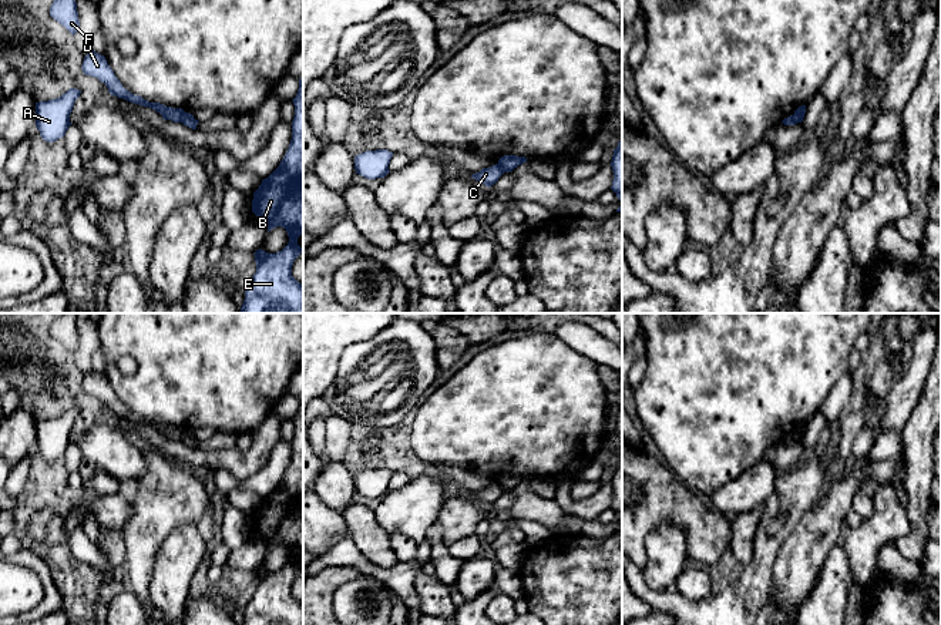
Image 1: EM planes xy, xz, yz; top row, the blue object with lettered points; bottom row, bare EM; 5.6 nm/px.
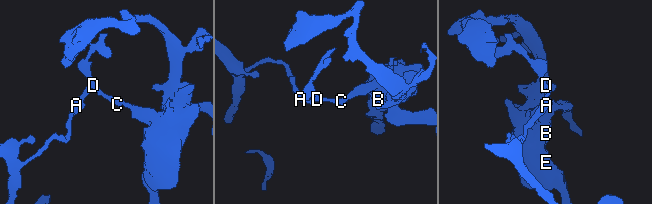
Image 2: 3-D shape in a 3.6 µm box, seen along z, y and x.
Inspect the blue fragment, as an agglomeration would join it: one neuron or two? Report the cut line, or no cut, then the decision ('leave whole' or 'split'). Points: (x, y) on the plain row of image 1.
cut in xy along (187, 432), (181, 440); split

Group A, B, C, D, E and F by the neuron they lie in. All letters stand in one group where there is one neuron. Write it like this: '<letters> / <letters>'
A C D F / B E

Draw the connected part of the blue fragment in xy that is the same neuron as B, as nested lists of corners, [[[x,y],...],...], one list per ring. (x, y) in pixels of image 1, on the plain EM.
[[[303,396],[293,417],[295,436],[292,440],[292,458],[279,485],[253,511],[252,531],[263,540],[268,551],[276,545],[286,548],[289,561],[276,571],[258,568],[255,574],[256,591],[245,609],[242,625],[303,625],[303,604],[292,595],[295,578],[303,571],[298,557],[303,554]]]

